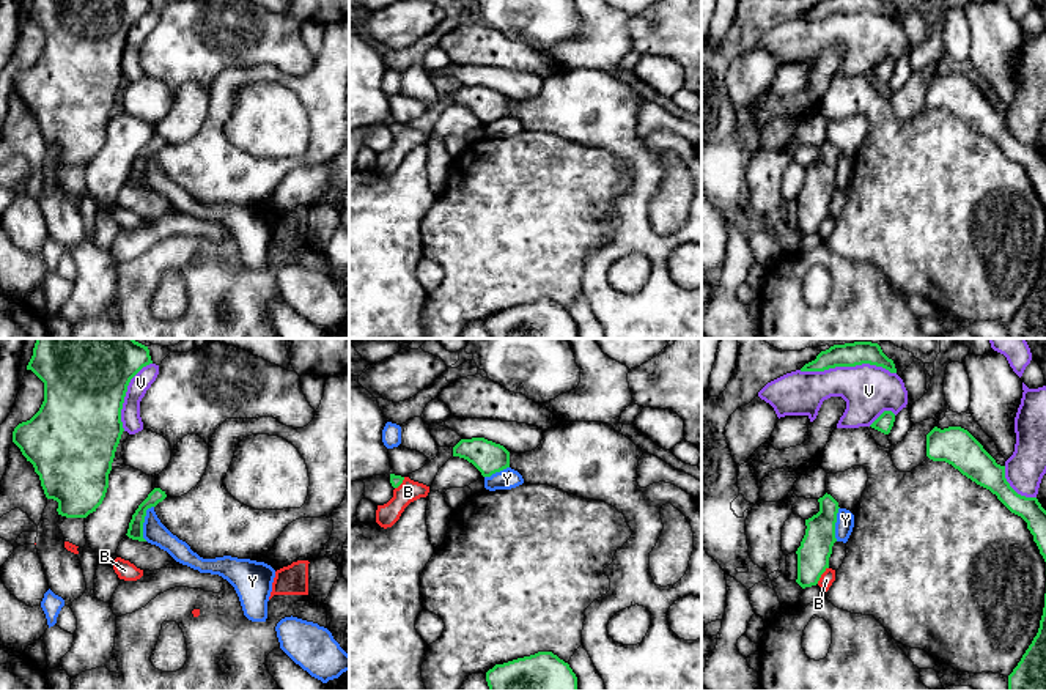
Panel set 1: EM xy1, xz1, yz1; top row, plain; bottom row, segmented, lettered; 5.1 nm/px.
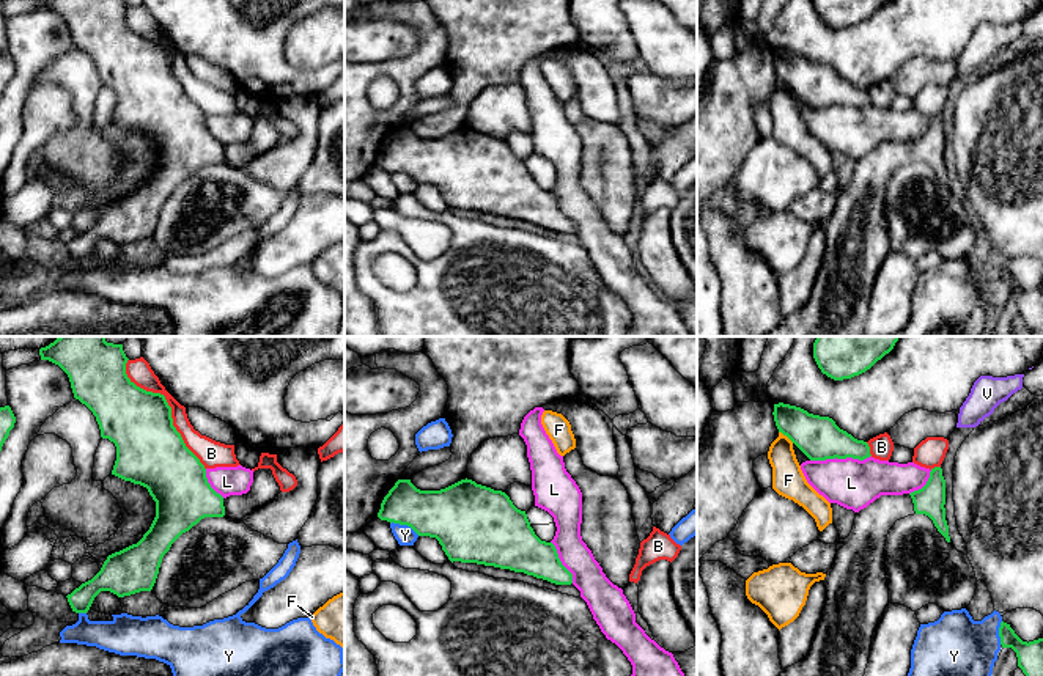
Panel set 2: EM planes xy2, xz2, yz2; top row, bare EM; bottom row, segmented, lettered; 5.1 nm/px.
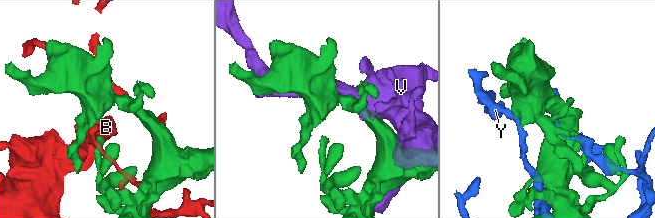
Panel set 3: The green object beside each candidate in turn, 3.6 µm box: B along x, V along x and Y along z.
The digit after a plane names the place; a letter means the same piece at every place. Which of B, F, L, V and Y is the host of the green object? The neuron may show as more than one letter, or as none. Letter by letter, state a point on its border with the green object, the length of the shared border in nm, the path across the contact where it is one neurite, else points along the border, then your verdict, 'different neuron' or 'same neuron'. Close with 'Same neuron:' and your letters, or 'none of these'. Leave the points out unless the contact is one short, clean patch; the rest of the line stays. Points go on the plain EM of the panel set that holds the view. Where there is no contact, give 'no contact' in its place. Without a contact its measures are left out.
B: contact xy2 (169, 54); length 700 nm; different neuron
F: contact yz2 (787, 84); length 100 nm; border yz2 (779, 79), (793, 90); different neuron
L: contact yz2 (840, 106); length 320 nm; different neuron
V: contact yz1 (848, 13); length 500 nm; different neuron
Y: contact xy1 (143, 169); length 190 nm; different neuron
Same neuron: none of these

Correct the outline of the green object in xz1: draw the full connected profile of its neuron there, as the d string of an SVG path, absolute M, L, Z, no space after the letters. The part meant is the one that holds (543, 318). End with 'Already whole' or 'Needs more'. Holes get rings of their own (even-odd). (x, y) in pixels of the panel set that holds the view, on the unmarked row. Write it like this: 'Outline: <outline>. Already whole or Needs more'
Outline: M538 299L486 320L489 338L577 338L577 324L552 299Z. Already whole

